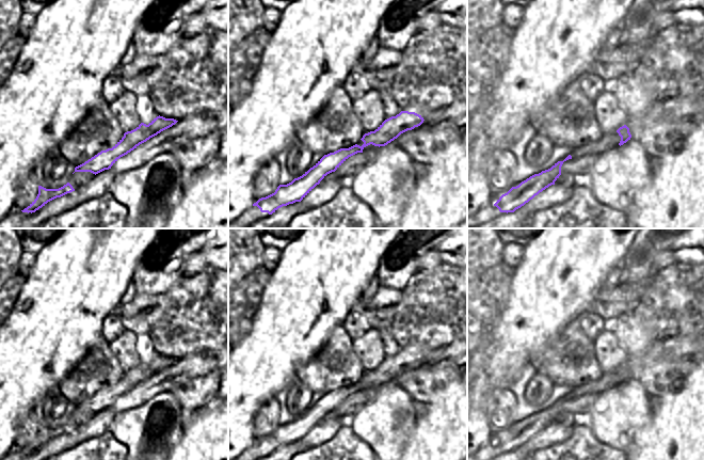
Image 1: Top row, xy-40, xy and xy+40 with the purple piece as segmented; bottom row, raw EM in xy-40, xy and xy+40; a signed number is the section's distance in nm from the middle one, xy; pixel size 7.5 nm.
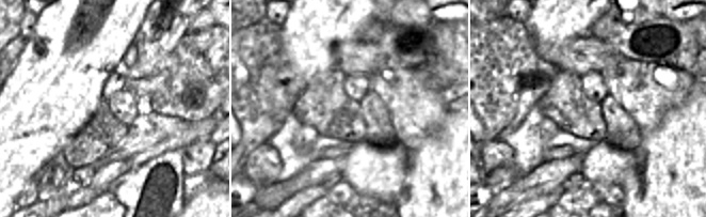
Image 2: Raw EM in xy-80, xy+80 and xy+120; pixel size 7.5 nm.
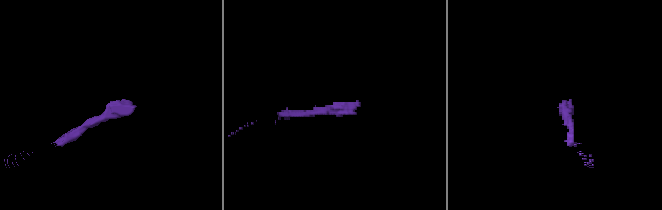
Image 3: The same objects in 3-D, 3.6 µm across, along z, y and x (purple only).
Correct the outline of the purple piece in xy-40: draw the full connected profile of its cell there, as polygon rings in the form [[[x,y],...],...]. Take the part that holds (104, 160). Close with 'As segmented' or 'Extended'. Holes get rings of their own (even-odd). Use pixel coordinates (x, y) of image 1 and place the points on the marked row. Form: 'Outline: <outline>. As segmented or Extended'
Outline: [[[159,115],[148,125],[141,123],[135,129],[125,132],[124,137],[112,148],[101,150],[84,163],[76,166],[75,172],[91,172],[96,175],[109,170],[121,157],[177,122],[174,118],[165,118]]]. As segmented.

